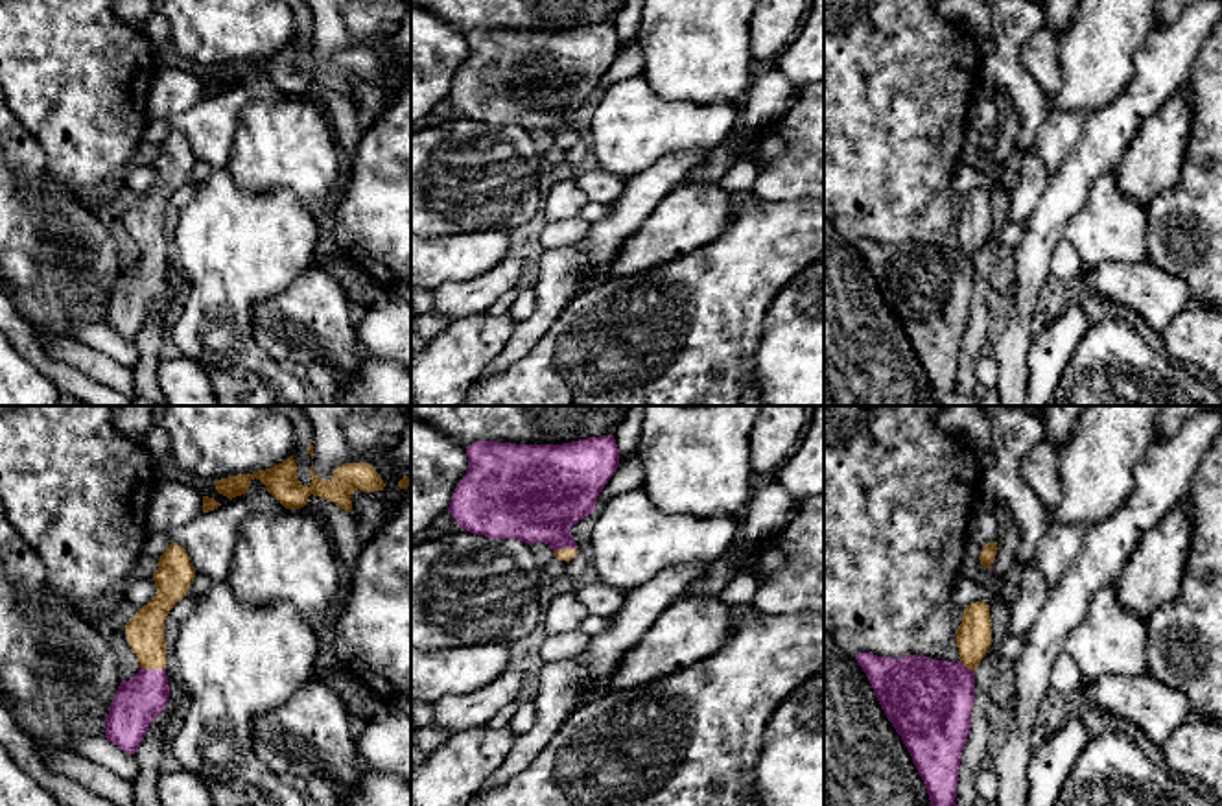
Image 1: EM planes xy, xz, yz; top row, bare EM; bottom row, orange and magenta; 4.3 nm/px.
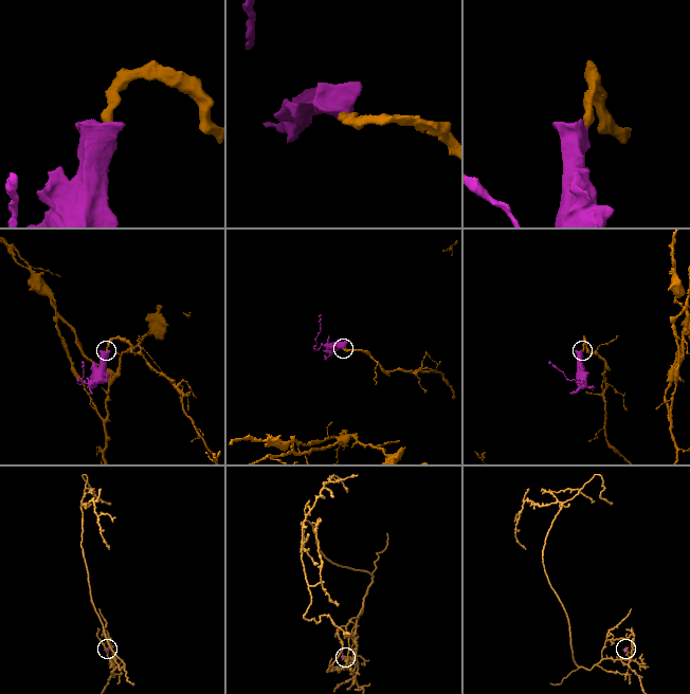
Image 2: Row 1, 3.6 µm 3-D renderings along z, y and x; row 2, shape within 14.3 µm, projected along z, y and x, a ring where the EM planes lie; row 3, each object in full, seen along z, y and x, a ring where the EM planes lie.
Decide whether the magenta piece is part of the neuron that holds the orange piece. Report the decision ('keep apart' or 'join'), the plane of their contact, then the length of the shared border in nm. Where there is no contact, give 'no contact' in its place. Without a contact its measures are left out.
join; contact in xy; length 110 nm

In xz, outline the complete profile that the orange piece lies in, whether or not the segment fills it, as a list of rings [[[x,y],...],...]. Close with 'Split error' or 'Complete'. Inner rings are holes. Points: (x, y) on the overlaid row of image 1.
[[[614,435],[562,444],[476,441],[466,446],[466,456],[468,470],[448,507],[459,527],[488,539],[544,542],[551,546],[557,559],[566,563],[579,551],[570,529],[595,513],[597,496],[619,465]]]. Split error

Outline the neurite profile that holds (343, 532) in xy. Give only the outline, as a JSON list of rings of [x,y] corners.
[[[313,494],[308,496],[304,509],[324,520],[341,566],[352,574],[365,542],[354,516],[334,502]]]

